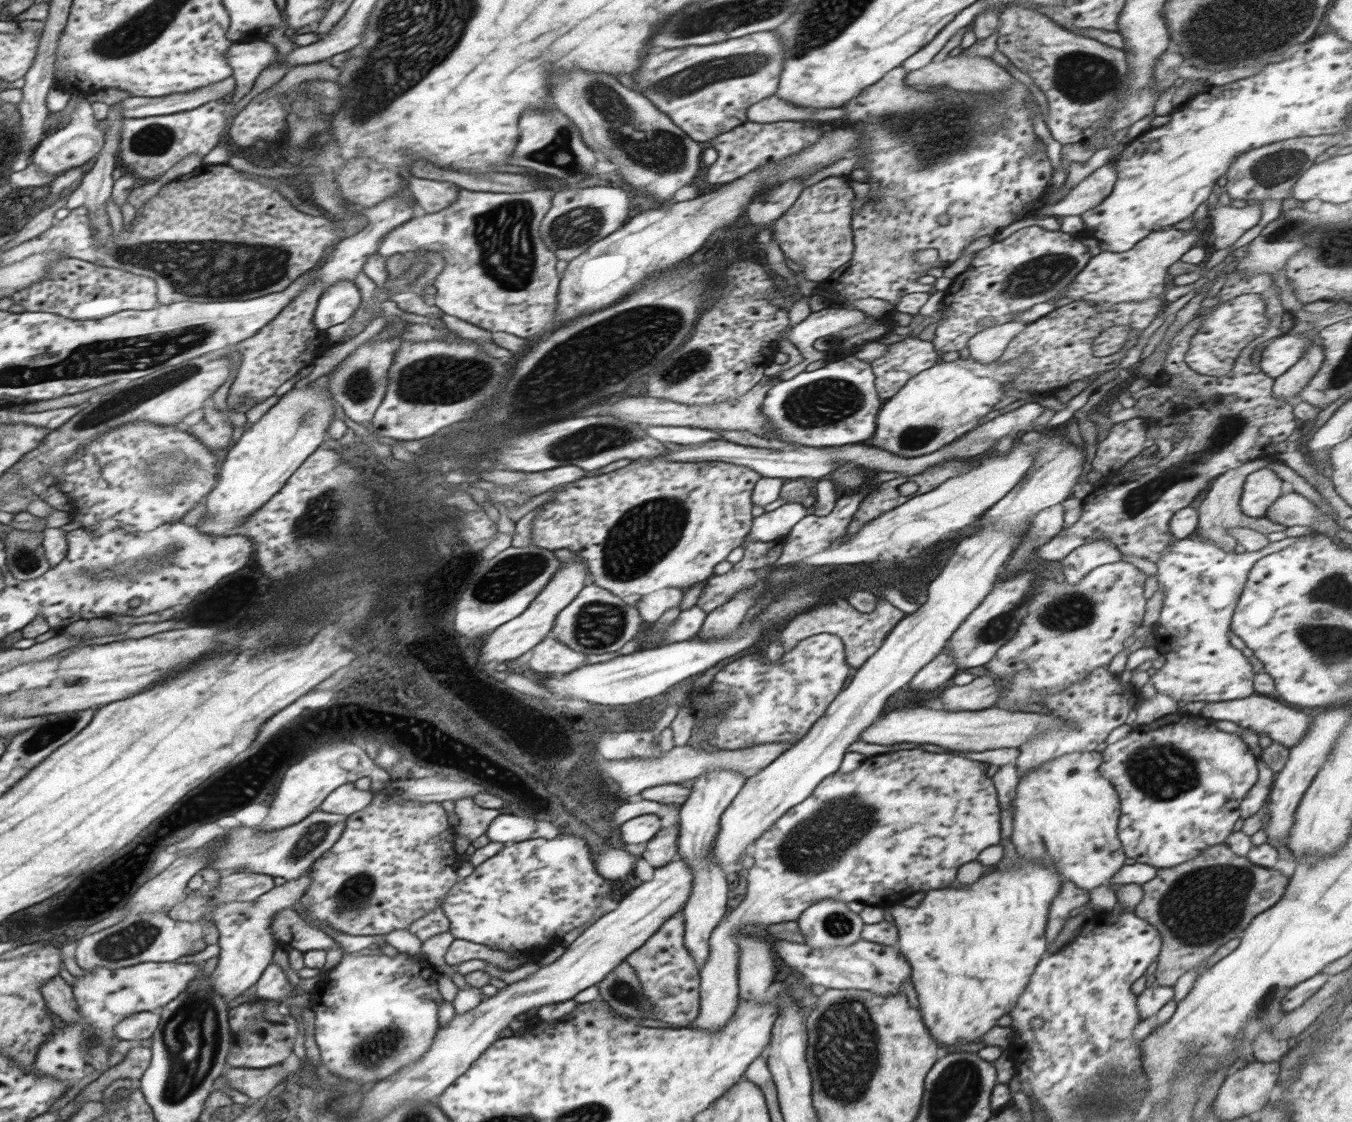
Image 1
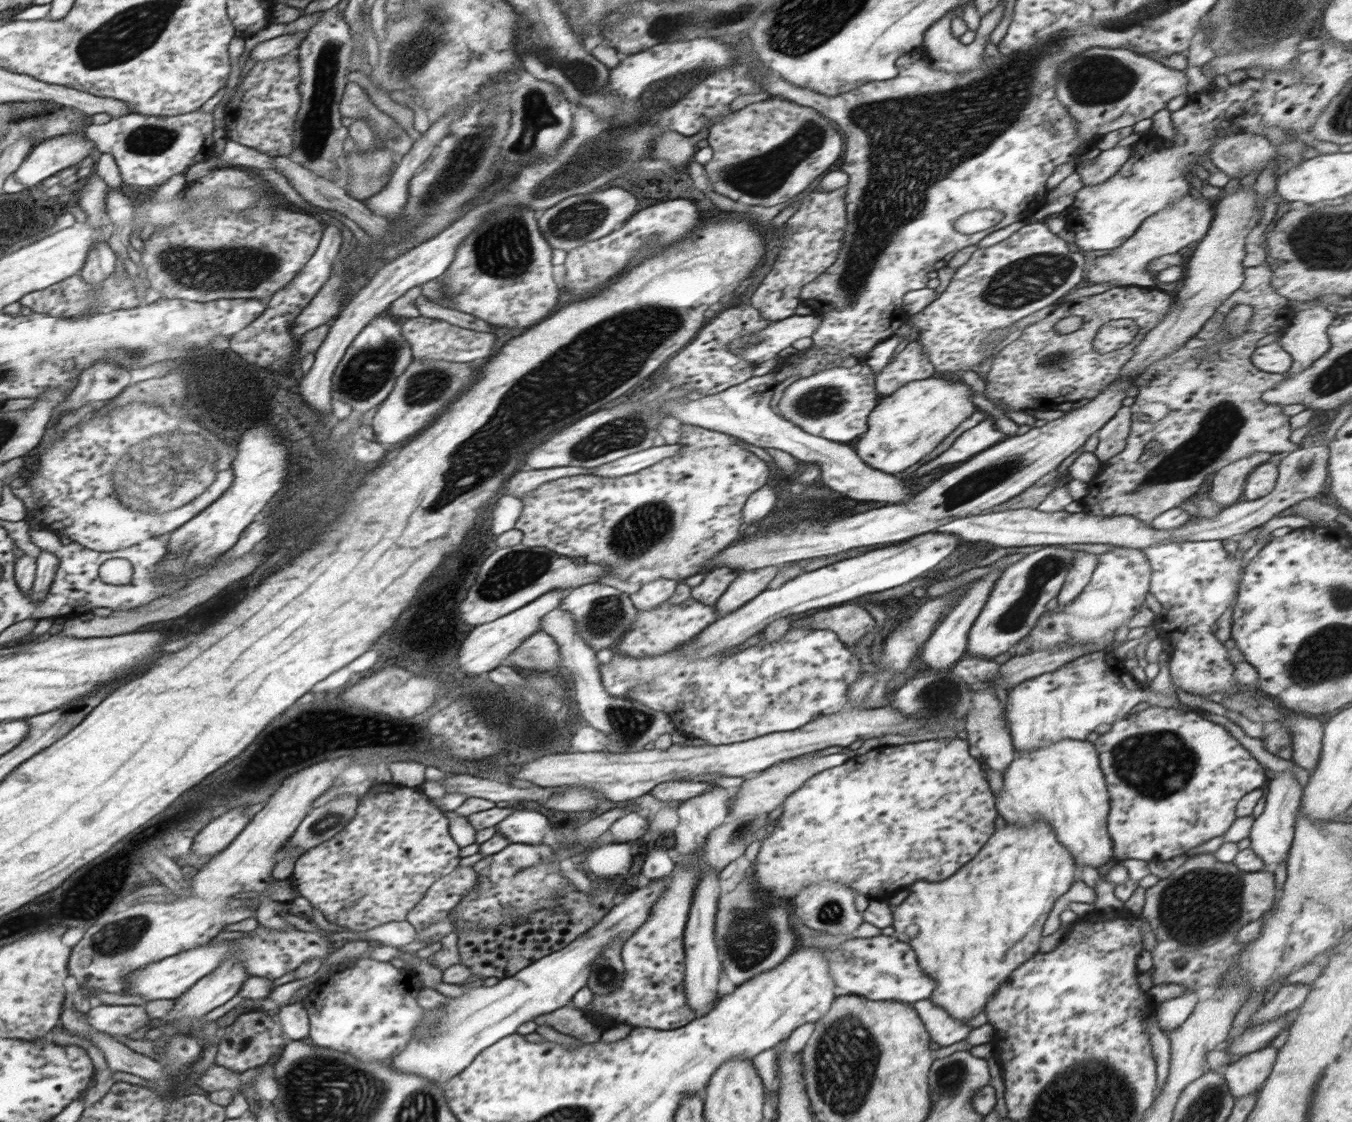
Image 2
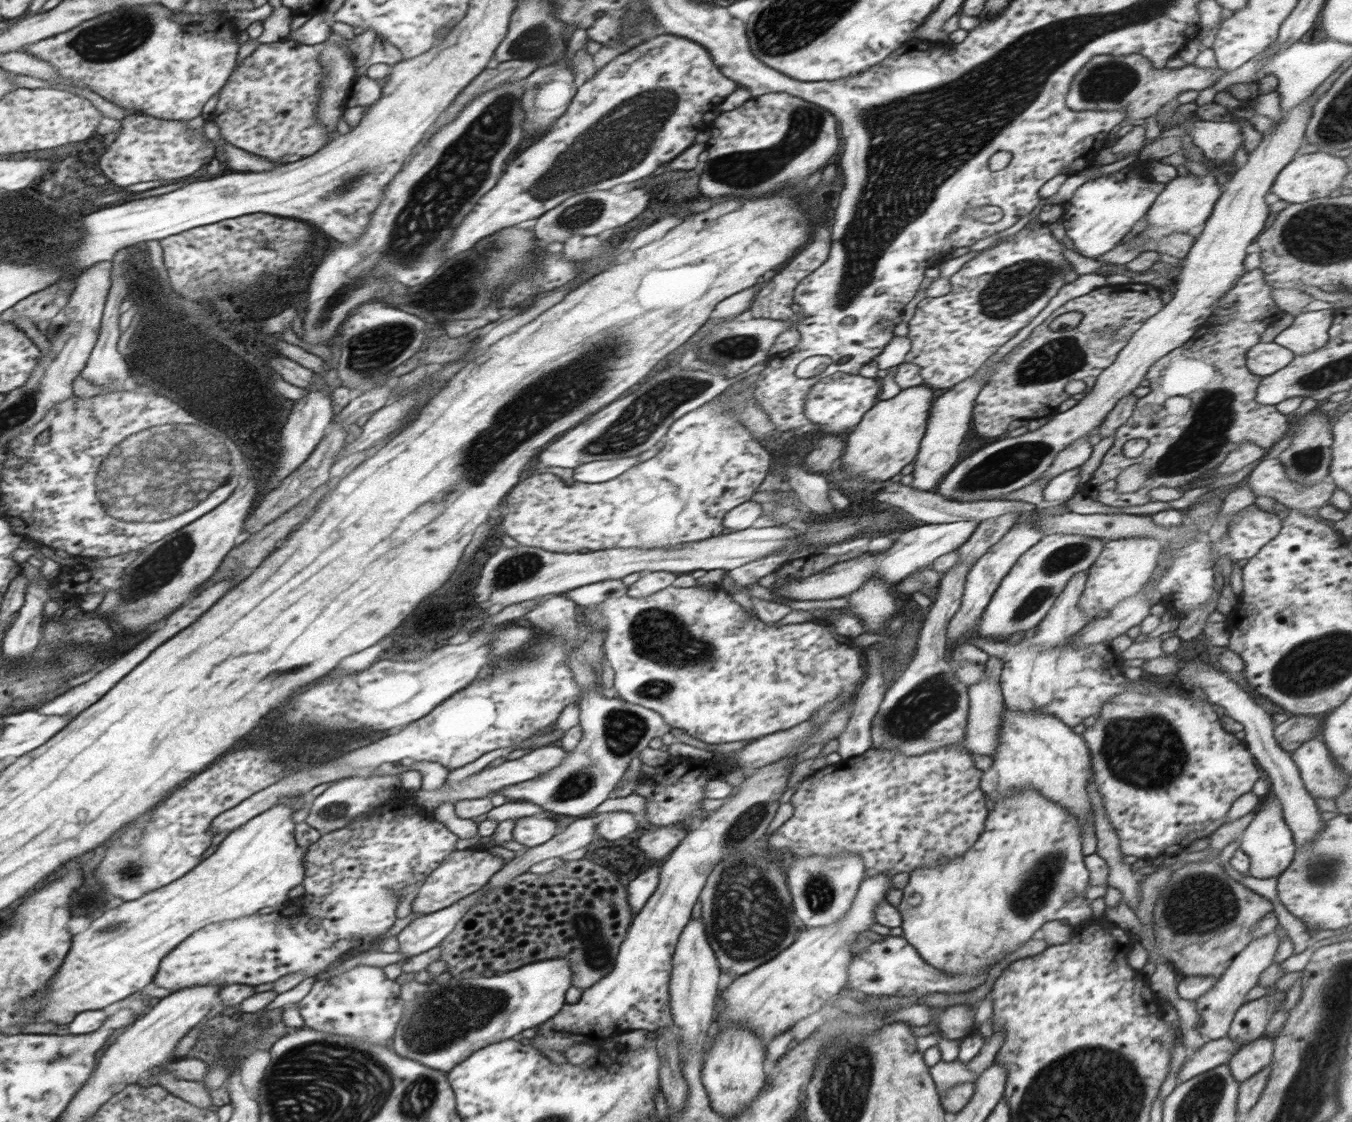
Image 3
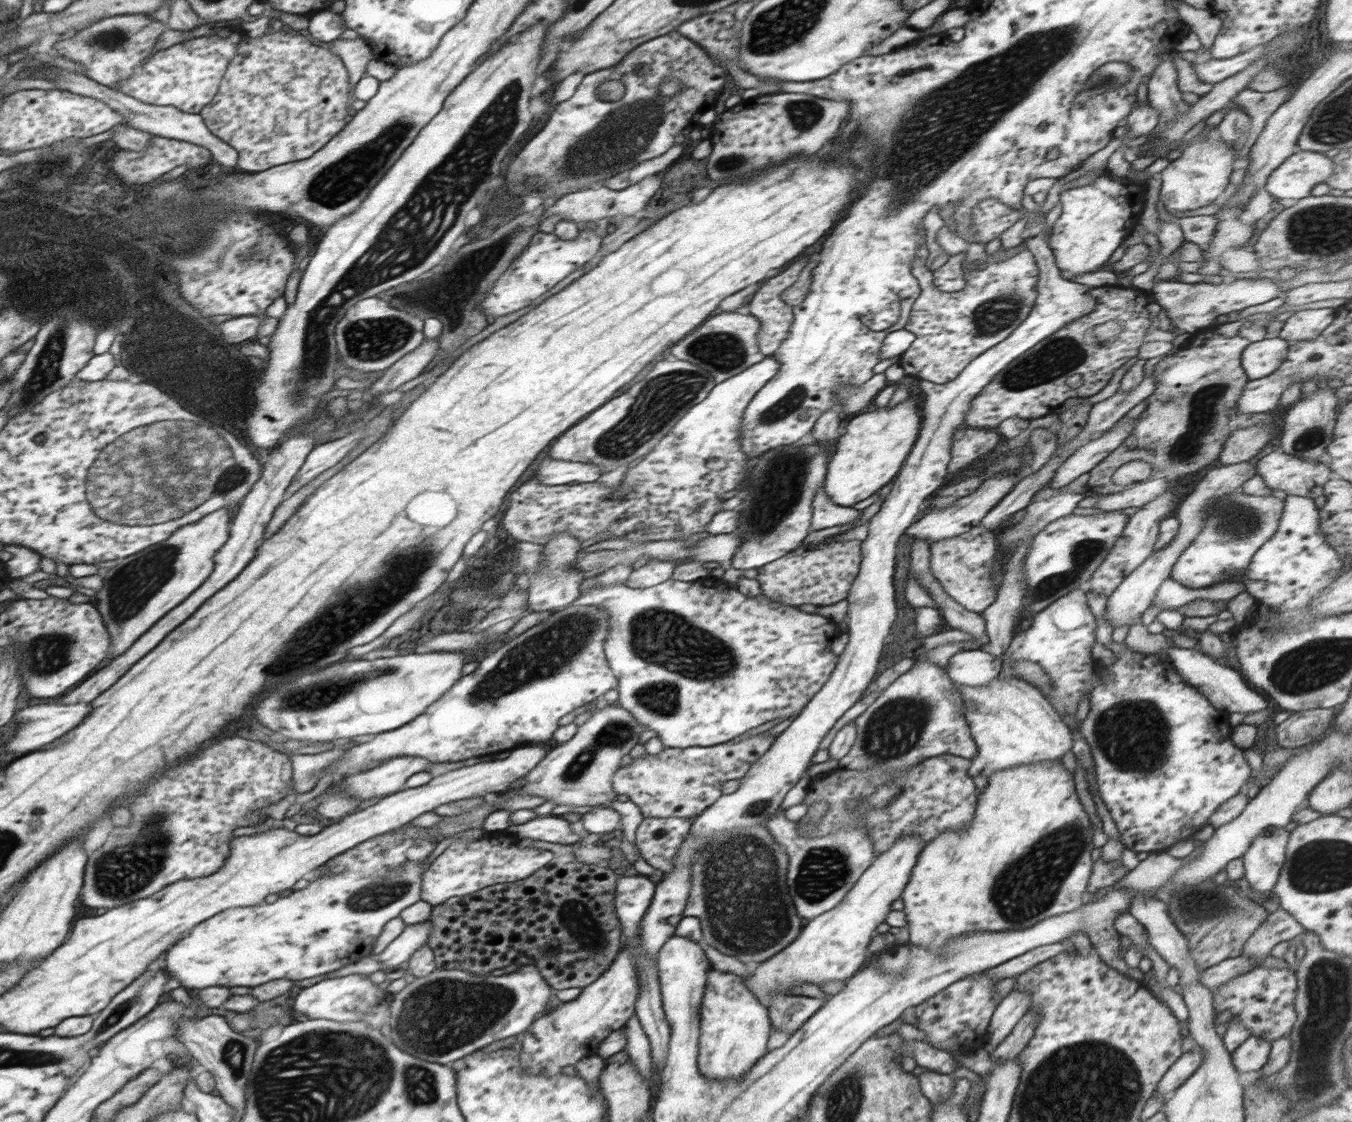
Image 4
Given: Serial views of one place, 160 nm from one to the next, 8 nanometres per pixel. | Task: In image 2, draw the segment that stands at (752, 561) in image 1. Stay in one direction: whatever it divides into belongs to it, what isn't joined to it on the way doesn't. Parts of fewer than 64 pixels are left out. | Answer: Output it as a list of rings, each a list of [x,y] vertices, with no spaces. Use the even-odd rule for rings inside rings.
[[[718,567],[708,573],[700,584],[691,588],[691,598],[710,606],[718,602],[721,594],[734,582],[736,574],[732,567]]]

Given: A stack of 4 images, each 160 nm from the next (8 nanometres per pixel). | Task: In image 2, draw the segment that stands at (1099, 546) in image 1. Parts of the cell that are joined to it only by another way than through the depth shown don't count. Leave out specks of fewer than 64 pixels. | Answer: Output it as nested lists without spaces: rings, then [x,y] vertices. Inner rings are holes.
[[[1078,551],[1075,554],[1072,566],[1068,569],[1065,576],[1065,583],[1057,594],[1057,602],[1059,605],[1067,605],[1072,602],[1089,583],[1099,556],[1086,551]]]

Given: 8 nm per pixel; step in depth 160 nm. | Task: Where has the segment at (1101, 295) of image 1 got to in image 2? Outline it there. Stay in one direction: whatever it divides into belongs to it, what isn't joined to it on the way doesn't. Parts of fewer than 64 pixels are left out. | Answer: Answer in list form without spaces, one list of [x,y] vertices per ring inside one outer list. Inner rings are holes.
[[[1183,196],[1169,204],[1164,210],[1149,216],[1140,228],[1126,241],[1106,256],[1097,257],[1088,268],[1082,285],[1112,284],[1116,287],[1156,287],[1156,276],[1146,270],[1155,258],[1175,254],[1185,246],[1202,240],[1209,231],[1215,217],[1214,206],[1207,197]]]

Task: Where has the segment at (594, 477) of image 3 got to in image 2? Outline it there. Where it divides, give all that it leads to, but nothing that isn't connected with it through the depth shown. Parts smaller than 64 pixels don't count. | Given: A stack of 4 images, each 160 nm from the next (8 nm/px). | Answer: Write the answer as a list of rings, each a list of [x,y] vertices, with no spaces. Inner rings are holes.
[[[674,444],[674,446],[654,446],[650,450],[644,450],[644,452],[638,452],[638,454],[628,454],[624,458],[596,466],[592,475],[614,479],[619,476],[636,474],[636,472],[644,470],[648,466],[664,460],[664,458],[676,456],[681,450],[682,446],[678,446],[678,444]]]

